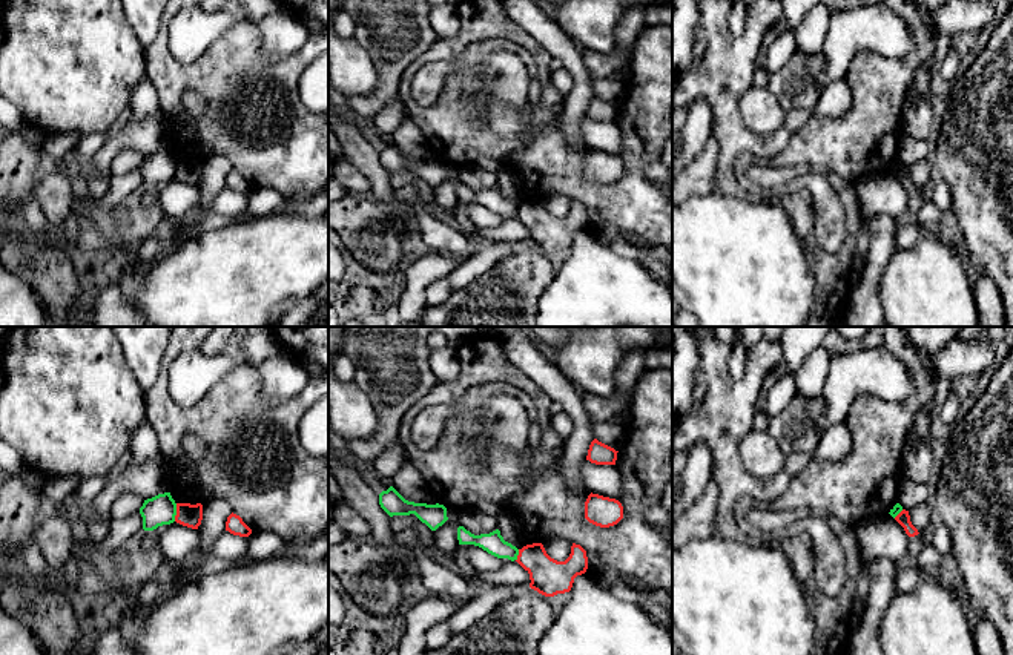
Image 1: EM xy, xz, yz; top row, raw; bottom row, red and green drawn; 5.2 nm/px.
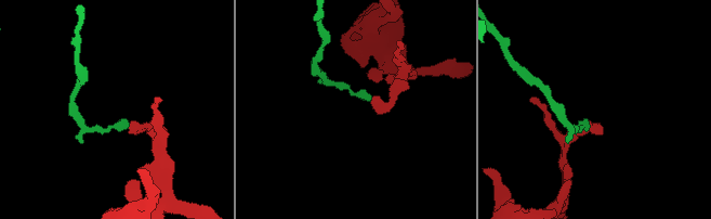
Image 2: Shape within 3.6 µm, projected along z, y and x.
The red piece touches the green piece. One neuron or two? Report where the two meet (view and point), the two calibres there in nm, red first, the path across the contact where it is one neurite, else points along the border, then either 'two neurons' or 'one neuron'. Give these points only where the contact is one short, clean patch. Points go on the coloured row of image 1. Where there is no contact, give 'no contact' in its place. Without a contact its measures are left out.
xy (177, 513) | 120/160 nm | along xy (177, 503), (174, 520) | two neurons

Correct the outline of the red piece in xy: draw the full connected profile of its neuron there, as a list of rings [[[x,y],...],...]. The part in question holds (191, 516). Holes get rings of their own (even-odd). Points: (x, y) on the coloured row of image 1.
[[[177,503],[177,515],[175,515],[177,523],[192,529],[198,529],[198,526],[201,525],[201,520],[203,520],[201,503],[196,503],[196,505]]]

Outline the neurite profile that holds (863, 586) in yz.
[[[860,561],[860,578],[852,601],[853,606],[852,612],[867,601],[869,589],[870,589],[870,566],[866,566]]]

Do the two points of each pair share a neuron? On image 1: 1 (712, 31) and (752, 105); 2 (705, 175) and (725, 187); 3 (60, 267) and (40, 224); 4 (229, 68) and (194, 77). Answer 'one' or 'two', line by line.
1: two
2: two
3: two
4: one

